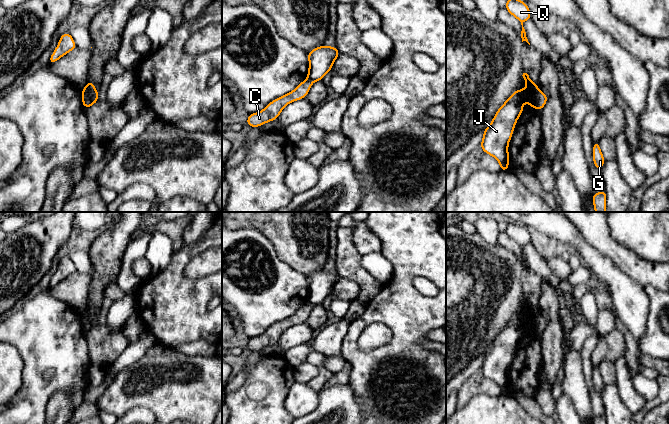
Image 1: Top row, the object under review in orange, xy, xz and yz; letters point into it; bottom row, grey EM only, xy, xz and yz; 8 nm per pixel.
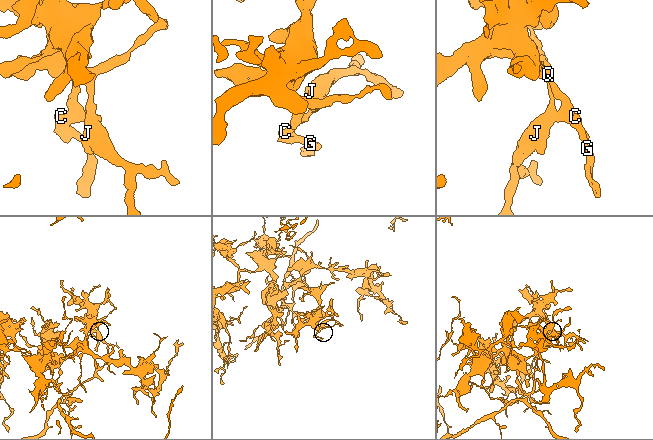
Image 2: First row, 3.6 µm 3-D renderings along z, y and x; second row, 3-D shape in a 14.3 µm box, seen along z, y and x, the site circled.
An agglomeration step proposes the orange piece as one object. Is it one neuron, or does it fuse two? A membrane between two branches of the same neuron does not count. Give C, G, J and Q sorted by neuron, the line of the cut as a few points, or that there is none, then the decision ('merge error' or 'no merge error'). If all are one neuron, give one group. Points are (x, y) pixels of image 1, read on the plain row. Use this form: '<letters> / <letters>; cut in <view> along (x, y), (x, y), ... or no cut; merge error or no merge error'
C G / J Q; cut in xy along (82, 314), (86, 322), (87, 331); merge error

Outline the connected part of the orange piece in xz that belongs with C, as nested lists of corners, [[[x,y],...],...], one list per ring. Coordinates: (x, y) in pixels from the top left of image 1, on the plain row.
[[[307,302],[295,314],[270,326],[262,335],[250,338],[246,347],[250,351],[258,351],[269,345],[277,344],[280,336],[290,326],[306,322],[312,308],[313,305]]]

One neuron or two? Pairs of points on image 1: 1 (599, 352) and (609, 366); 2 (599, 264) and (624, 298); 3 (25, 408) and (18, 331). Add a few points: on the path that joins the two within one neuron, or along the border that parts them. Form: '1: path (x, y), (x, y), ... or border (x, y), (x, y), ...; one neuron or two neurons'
1: border (613, 359), (604, 358), (598, 364); two neurons
2: path (607, 272), (624, 290); one neuron
3: path (34, 389), (34, 350); one neuron

